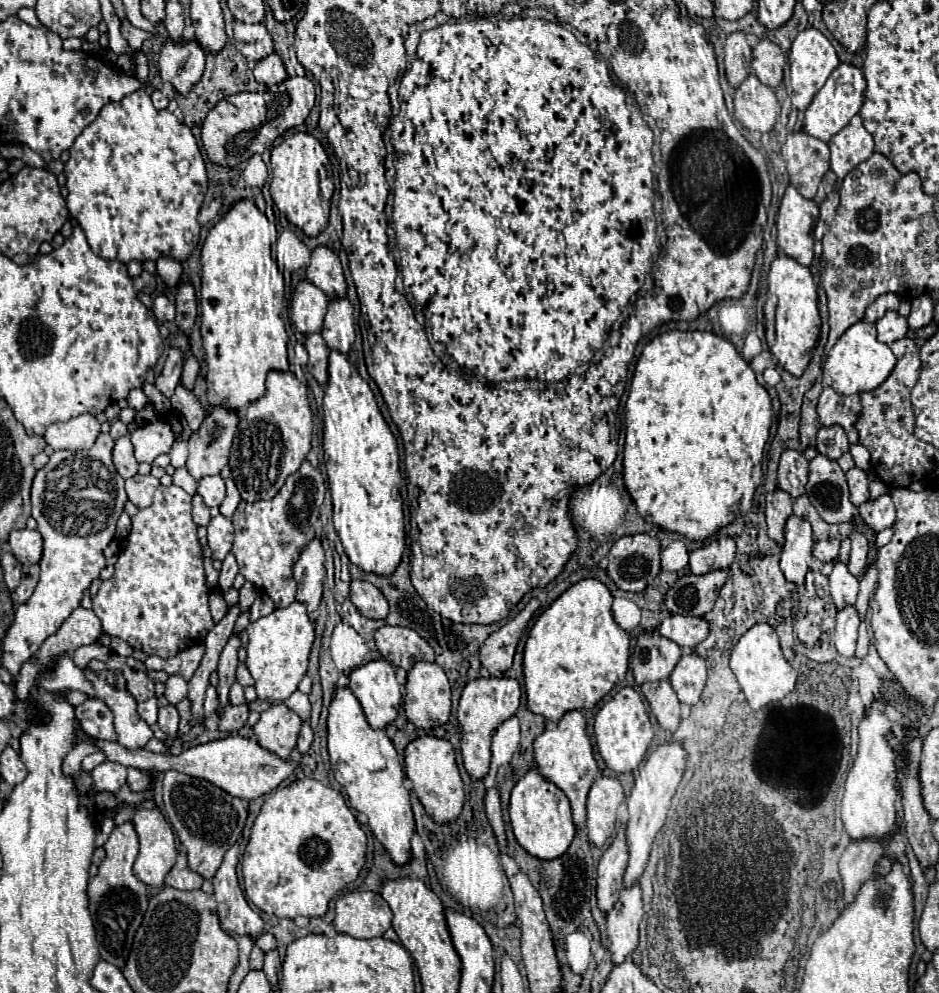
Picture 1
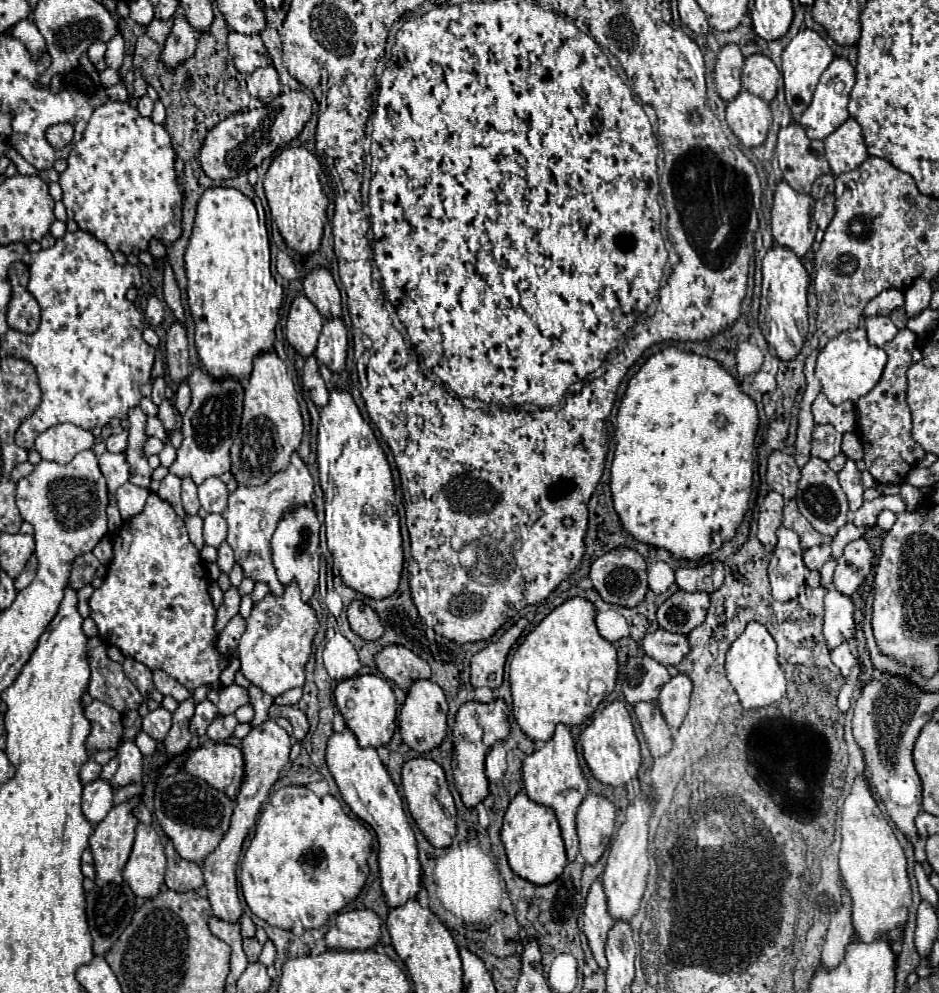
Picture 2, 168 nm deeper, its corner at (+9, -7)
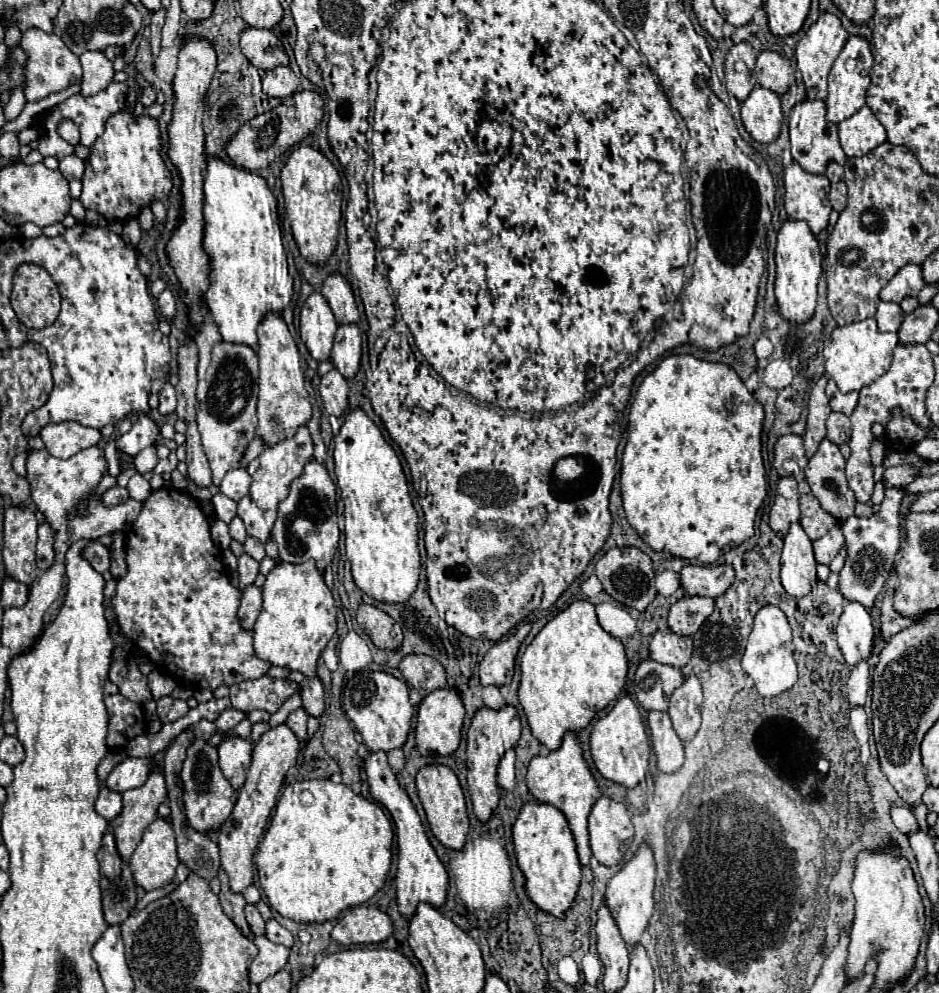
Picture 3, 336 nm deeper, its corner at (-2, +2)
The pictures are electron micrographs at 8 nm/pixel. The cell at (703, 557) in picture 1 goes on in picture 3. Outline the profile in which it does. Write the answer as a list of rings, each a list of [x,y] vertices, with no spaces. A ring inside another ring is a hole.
[[[686,565],[680,571],[680,583],[688,595],[704,595],[716,599],[734,581],[732,565]]]

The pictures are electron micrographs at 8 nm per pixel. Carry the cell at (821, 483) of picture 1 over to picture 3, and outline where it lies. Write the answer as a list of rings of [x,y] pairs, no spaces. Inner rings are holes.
[[[824,439],[814,457],[808,461],[808,467],[804,469],[806,481],[810,483],[814,497],[820,501],[820,507],[840,523],[854,515],[856,505],[854,493],[846,481],[844,465],[846,459],[838,451],[838,447]]]

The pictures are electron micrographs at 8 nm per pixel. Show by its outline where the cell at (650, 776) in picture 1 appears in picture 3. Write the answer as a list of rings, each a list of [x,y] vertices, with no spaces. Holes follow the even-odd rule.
[[[642,843],[638,847],[638,851],[632,855],[632,859],[628,859],[622,869],[618,873],[612,875],[612,879],[608,881],[608,889],[606,889],[606,905],[610,907],[612,917],[616,919],[616,925],[622,933],[622,939],[628,945],[634,945],[640,941],[640,935],[644,933],[644,929],[648,927],[648,919],[654,911],[654,879],[656,879],[656,861],[654,861],[654,851],[648,843]]]

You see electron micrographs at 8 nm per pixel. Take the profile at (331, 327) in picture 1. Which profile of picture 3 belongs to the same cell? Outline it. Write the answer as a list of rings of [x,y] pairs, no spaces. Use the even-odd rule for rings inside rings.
[[[354,323],[340,325],[336,331],[330,359],[346,379],[356,375],[360,365],[360,355],[362,355],[362,335],[358,325]]]

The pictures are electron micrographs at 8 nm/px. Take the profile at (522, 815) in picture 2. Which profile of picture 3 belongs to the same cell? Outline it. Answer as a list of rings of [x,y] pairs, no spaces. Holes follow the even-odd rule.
[[[530,799],[514,827],[512,827],[512,839],[514,839],[514,853],[518,867],[522,869],[526,877],[526,893],[528,897],[546,913],[554,917],[564,917],[564,911],[572,905],[576,897],[576,889],[580,885],[580,863],[578,853],[574,845],[574,835],[570,831],[570,825],[560,809],[548,803],[538,803]]]

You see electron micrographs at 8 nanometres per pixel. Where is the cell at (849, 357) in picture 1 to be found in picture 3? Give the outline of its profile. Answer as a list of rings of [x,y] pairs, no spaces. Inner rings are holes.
[[[872,317],[866,321],[836,327],[832,335],[824,341],[822,355],[824,355],[826,373],[830,375],[830,379],[836,381],[842,393],[860,391],[862,387],[868,387],[870,383],[874,383],[880,375],[884,375],[890,369],[892,351],[896,345],[898,345],[896,333],[880,333]]]

